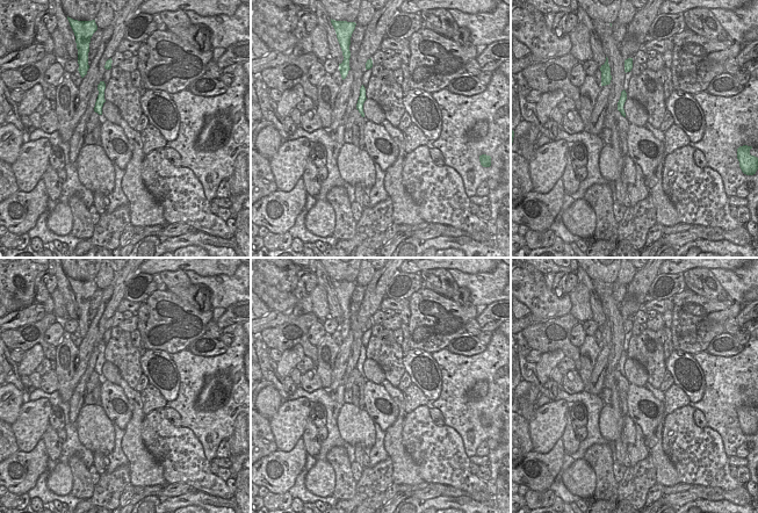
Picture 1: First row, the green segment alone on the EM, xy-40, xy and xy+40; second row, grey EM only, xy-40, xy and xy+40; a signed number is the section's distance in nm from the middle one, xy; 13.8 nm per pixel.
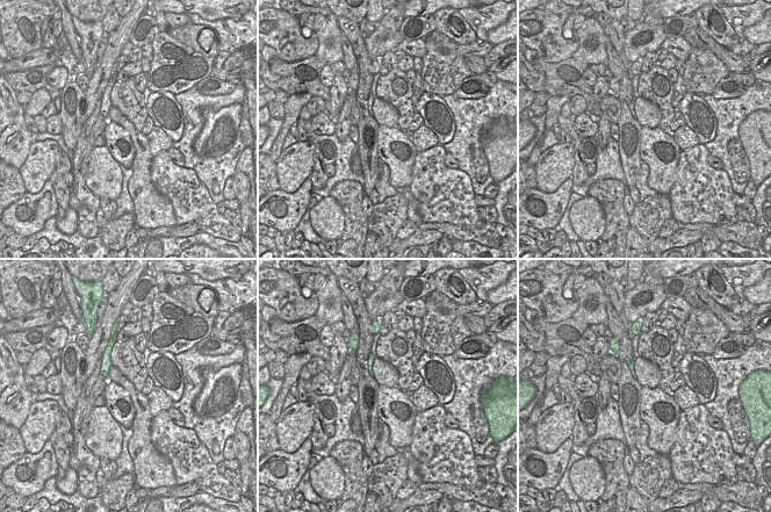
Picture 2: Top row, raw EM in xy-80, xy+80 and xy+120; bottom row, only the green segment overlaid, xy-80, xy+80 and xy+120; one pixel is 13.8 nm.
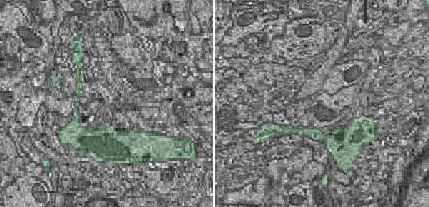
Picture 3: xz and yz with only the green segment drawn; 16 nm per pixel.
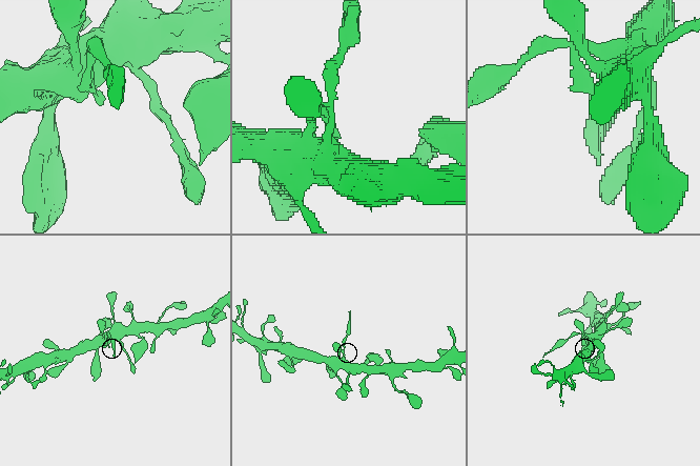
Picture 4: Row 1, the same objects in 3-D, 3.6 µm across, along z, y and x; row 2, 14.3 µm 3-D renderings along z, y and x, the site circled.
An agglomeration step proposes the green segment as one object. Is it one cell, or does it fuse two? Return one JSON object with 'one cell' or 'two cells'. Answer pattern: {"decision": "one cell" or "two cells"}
{"decision": "two cells"}

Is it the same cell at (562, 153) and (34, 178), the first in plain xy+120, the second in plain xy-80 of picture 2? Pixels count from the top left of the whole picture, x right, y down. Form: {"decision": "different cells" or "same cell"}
{"decision": "same cell"}

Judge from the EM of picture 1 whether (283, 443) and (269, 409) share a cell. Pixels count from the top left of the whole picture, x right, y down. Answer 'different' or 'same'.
different

